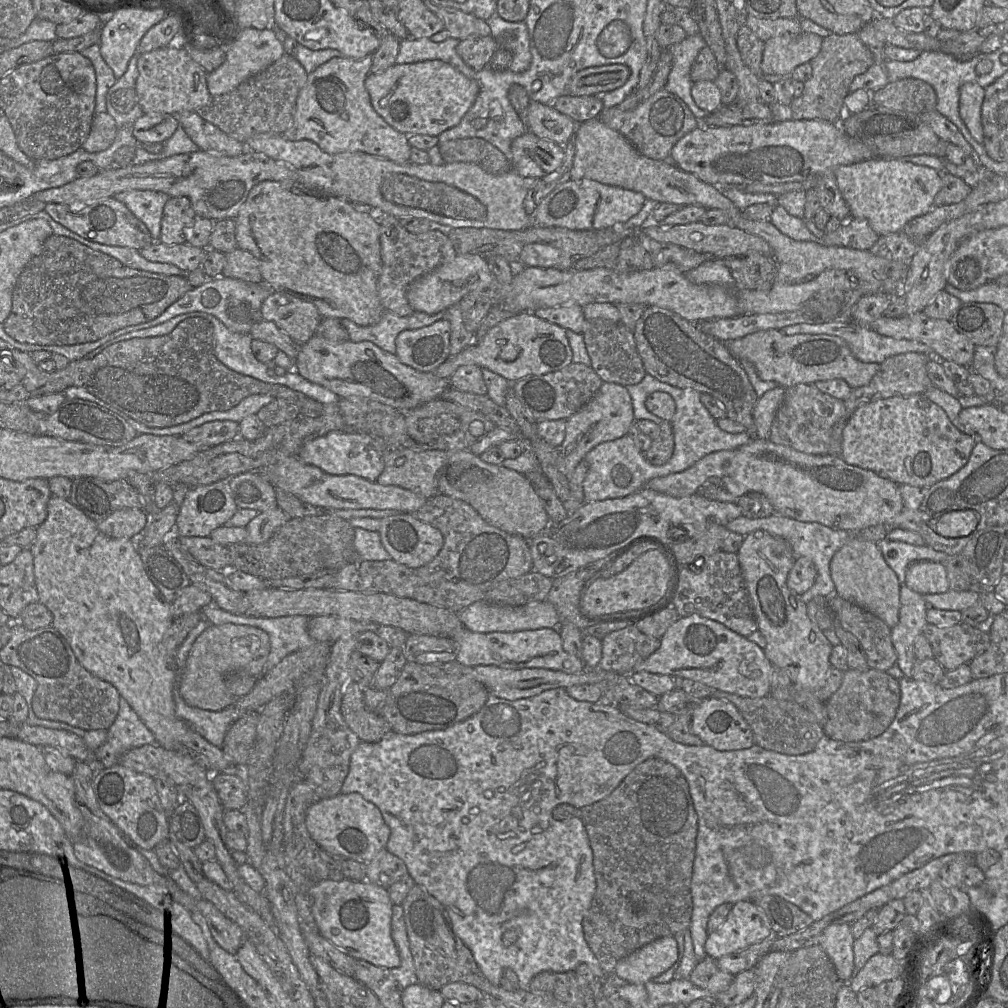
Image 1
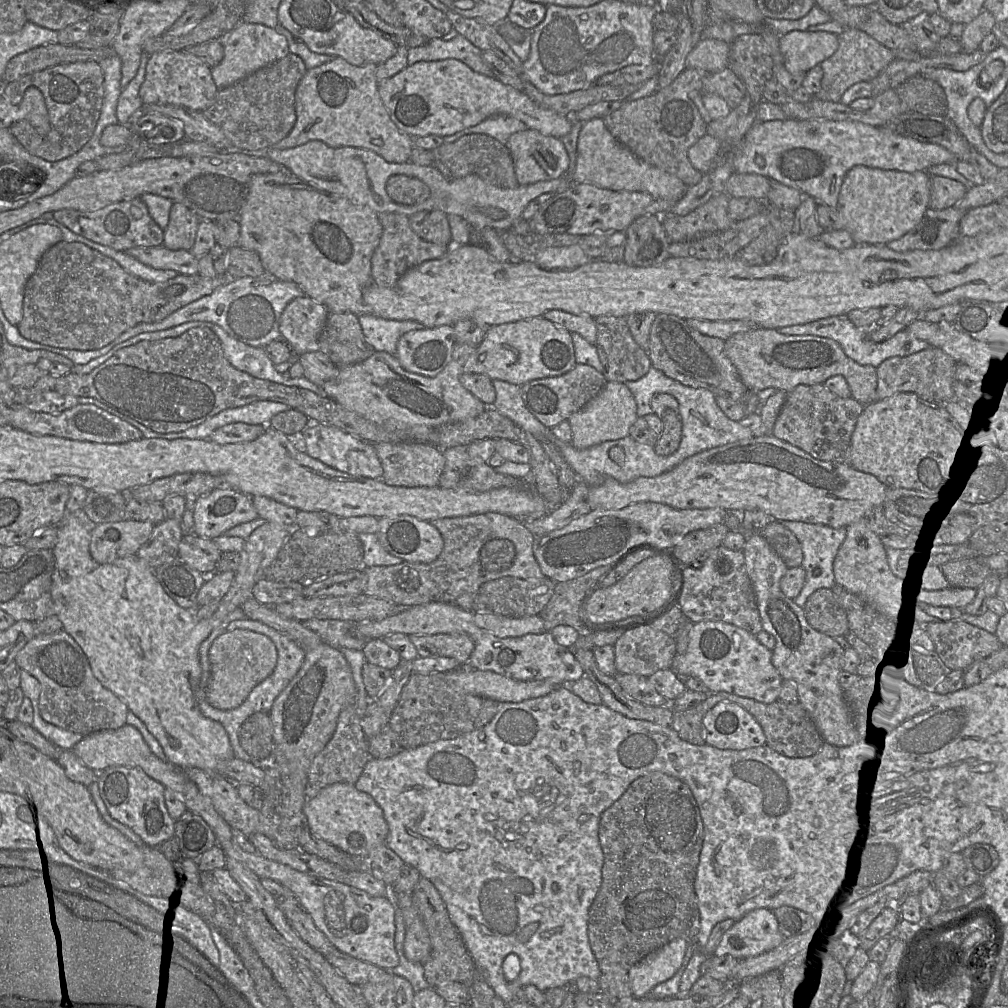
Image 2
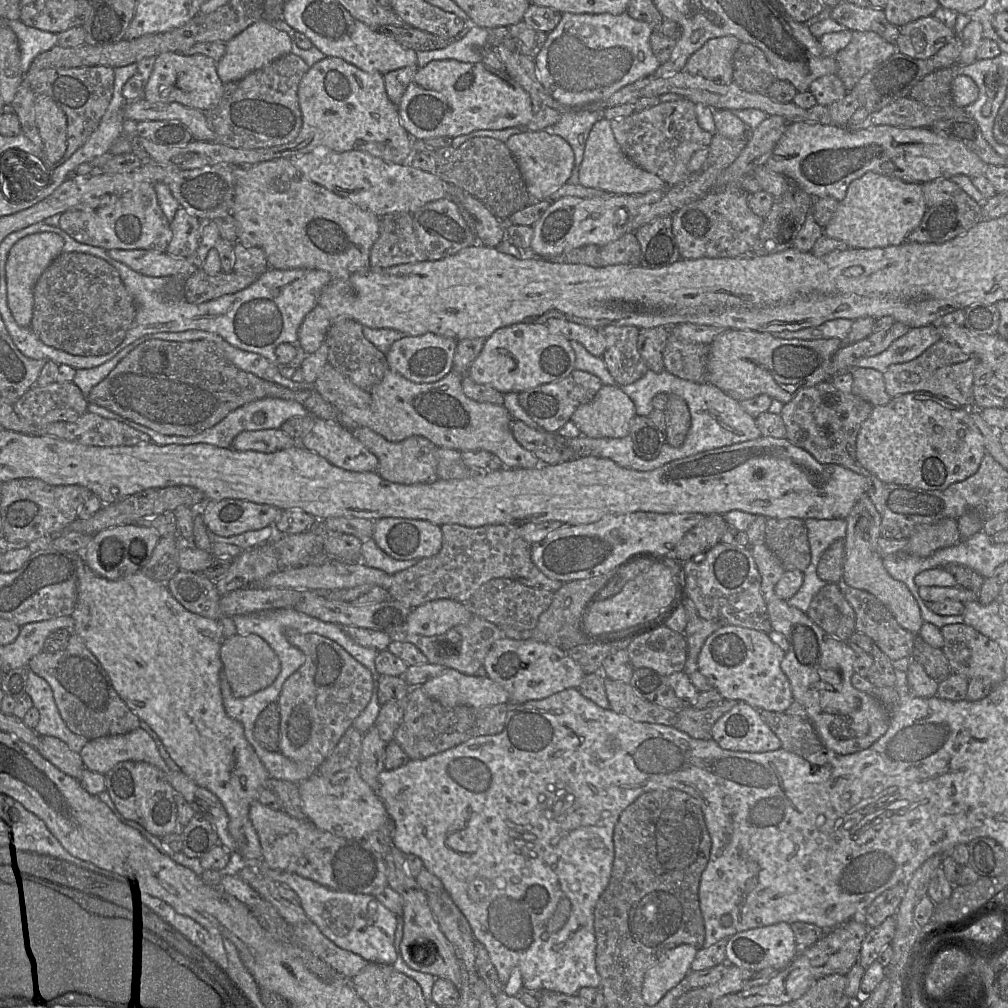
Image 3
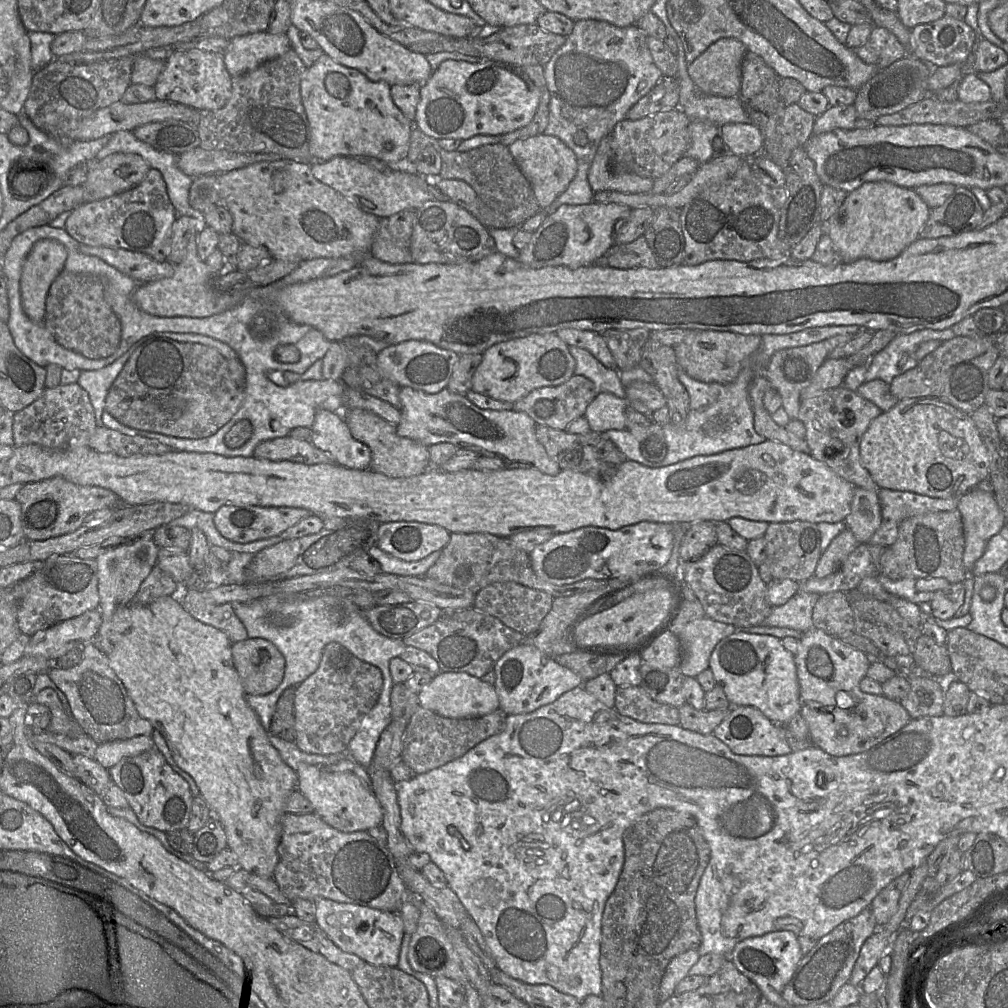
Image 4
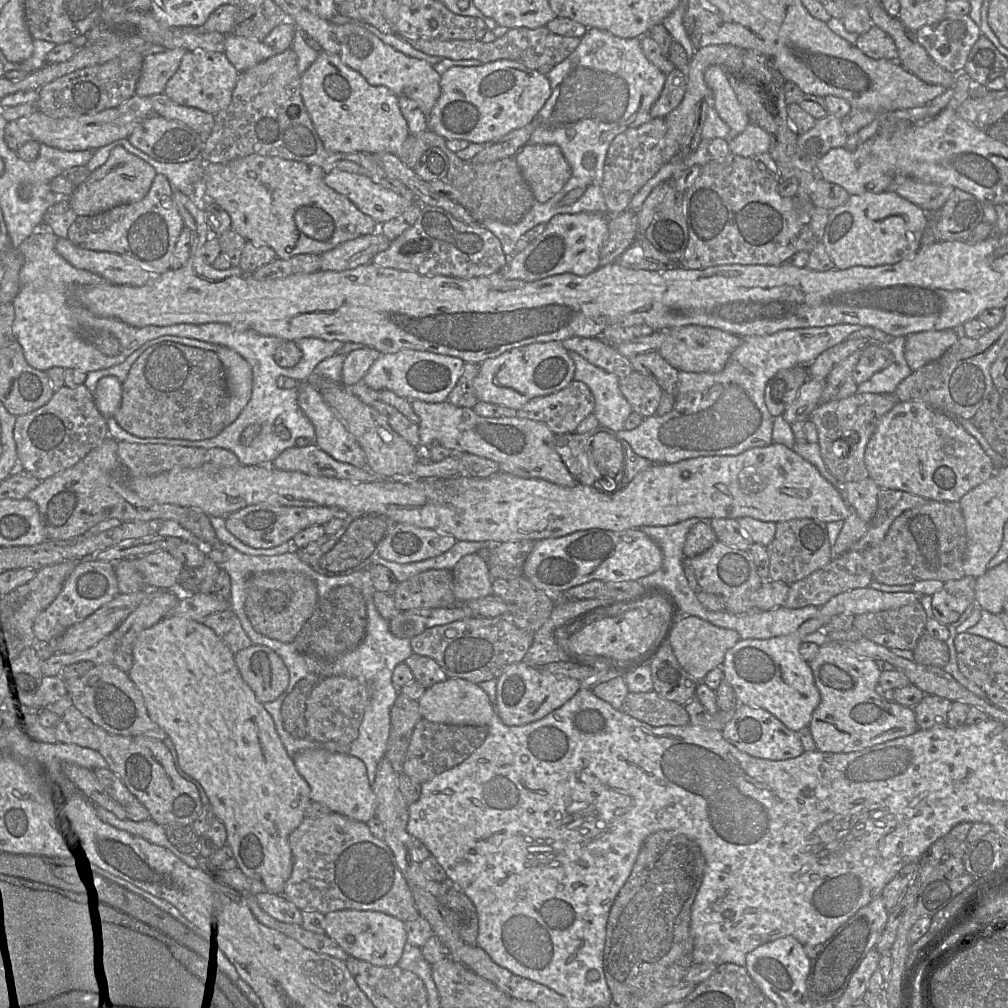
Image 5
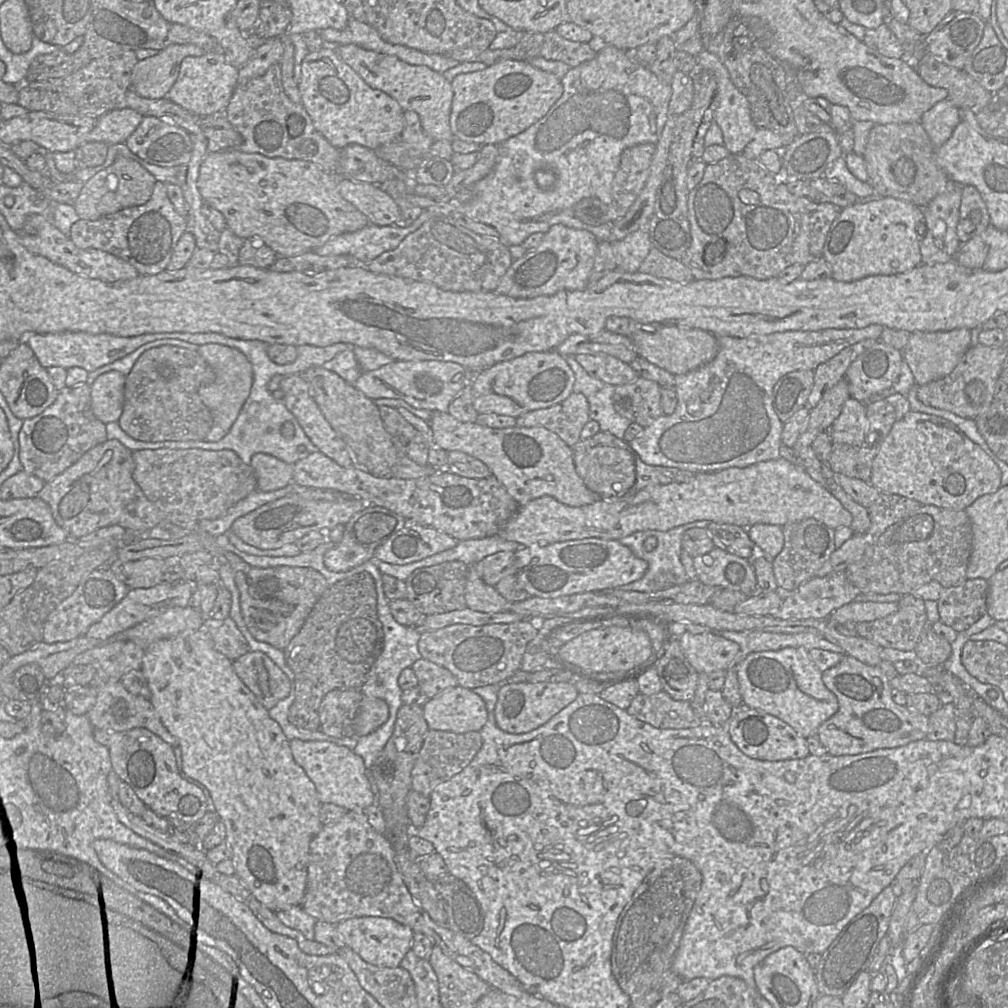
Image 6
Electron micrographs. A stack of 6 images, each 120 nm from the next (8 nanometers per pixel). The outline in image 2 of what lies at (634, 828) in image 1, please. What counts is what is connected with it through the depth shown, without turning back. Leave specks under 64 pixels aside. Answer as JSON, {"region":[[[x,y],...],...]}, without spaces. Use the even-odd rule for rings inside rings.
{"region":[[[653,772],[633,781],[623,795],[602,813],[599,822],[598,836],[604,854],[602,884],[588,914],[589,943],[600,968],[598,984],[600,991],[607,996],[615,998],[634,997],[628,979],[628,972],[634,965],[638,964],[650,953],[662,948],[675,939],[686,940],[689,944],[697,943],[697,936],[700,930],[700,913],[697,905],[694,883],[703,846],[703,821],[699,806],[692,791],[684,782],[662,772]]]}

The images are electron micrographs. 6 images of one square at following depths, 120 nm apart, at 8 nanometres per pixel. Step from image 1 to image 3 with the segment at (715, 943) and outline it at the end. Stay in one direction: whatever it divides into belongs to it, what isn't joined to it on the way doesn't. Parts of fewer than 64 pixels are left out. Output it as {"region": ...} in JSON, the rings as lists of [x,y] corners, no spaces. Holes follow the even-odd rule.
{"region":[[[776,924],[752,928],[738,932],[728,939],[726,945],[726,963],[739,968],[759,971],[764,968],[785,969],[798,955],[798,946],[790,924]]]}

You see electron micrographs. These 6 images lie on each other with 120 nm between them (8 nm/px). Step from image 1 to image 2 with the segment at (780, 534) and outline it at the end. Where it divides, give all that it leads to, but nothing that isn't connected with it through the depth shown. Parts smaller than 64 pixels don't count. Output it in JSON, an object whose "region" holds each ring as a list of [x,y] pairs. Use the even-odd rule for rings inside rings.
{"region":[[[780,521],[782,524],[792,531],[798,538],[803,551],[803,562],[802,567],[806,571],[806,581],[800,594],[794,599],[794,602],[801,608],[805,606],[808,597],[816,590],[821,588],[832,589],[836,584],[833,574],[833,563],[837,555],[837,552],[844,542],[847,529],[846,527],[832,528],[824,524],[810,524],[800,521]],[[815,568],[821,569],[819,576],[813,575]]]}

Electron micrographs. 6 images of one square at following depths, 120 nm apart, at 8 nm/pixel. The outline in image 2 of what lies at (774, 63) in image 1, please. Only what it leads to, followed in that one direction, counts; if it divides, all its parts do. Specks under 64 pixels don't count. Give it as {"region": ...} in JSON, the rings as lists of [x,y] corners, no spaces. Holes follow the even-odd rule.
{"region":[[[790,31],[780,35],[779,50],[786,70],[806,73],[832,56],[839,46],[838,35],[826,31]]]}

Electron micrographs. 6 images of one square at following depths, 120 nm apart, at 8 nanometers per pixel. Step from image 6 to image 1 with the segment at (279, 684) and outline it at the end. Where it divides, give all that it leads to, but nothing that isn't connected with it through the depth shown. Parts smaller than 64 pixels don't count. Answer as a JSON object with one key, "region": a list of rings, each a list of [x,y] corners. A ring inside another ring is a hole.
{"region":[[[232,623],[209,626],[195,639],[184,668],[179,673],[178,690],[181,697],[187,705],[206,711],[228,708],[238,698],[227,690],[225,677],[233,672],[261,677],[270,649],[269,635],[259,628]]]}

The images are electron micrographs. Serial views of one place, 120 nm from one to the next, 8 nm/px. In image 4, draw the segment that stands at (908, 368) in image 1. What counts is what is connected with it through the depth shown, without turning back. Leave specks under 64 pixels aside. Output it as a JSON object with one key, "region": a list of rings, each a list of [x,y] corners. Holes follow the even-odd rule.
{"region":[[[955,335],[942,342],[934,351],[920,360],[915,367],[894,377],[889,384],[889,390],[898,400],[936,397],[965,414],[971,415],[984,404],[986,393],[990,389],[988,371],[999,355],[994,335]]]}

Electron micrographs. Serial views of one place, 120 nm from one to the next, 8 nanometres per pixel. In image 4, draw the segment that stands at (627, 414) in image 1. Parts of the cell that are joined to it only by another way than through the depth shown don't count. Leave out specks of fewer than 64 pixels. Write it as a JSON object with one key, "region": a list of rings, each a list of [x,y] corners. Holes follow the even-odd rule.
{"region":[[[599,393],[588,405],[584,417],[590,431],[603,433],[607,430],[623,430],[626,428],[626,414],[629,402],[612,393]]]}

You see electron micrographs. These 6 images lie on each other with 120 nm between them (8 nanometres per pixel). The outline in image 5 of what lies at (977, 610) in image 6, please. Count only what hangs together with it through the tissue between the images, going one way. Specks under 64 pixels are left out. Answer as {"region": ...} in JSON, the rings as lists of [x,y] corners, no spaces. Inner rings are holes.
{"region":[[[964,576],[960,580],[945,582],[932,597],[933,617],[946,626],[956,622],[975,602],[976,578]]]}

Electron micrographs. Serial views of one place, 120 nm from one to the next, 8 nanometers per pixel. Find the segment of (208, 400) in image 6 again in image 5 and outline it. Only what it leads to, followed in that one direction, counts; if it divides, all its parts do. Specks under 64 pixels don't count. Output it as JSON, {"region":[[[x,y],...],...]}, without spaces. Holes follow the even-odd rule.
{"region":[[[218,347],[216,354],[225,371],[228,384],[225,427],[233,423],[251,398],[253,376],[248,362],[227,347]]]}

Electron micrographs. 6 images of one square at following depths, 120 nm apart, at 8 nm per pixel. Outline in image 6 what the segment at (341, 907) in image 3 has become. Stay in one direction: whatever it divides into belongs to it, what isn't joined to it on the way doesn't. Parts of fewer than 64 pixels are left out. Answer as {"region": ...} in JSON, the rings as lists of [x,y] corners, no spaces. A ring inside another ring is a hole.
{"region":[[[364,916],[344,920],[336,924],[345,945],[356,952],[365,962],[378,967],[398,967],[411,950],[415,932],[407,925],[391,918]]]}

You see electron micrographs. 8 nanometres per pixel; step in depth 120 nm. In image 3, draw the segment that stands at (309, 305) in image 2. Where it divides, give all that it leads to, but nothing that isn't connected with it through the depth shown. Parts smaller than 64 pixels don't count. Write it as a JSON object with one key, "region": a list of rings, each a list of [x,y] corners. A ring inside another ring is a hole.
{"region":[[[316,305],[304,318],[298,330],[298,344],[307,354],[315,353],[325,341],[332,323],[328,311]]]}

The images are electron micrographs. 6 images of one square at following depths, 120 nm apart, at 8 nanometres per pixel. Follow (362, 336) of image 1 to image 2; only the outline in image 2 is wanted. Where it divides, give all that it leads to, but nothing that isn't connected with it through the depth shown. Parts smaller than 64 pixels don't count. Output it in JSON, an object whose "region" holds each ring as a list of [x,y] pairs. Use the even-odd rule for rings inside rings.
{"region":[[[371,313],[358,316],[361,329],[367,343],[374,351],[394,354],[399,338],[410,331],[424,326],[415,321],[389,320]]]}

